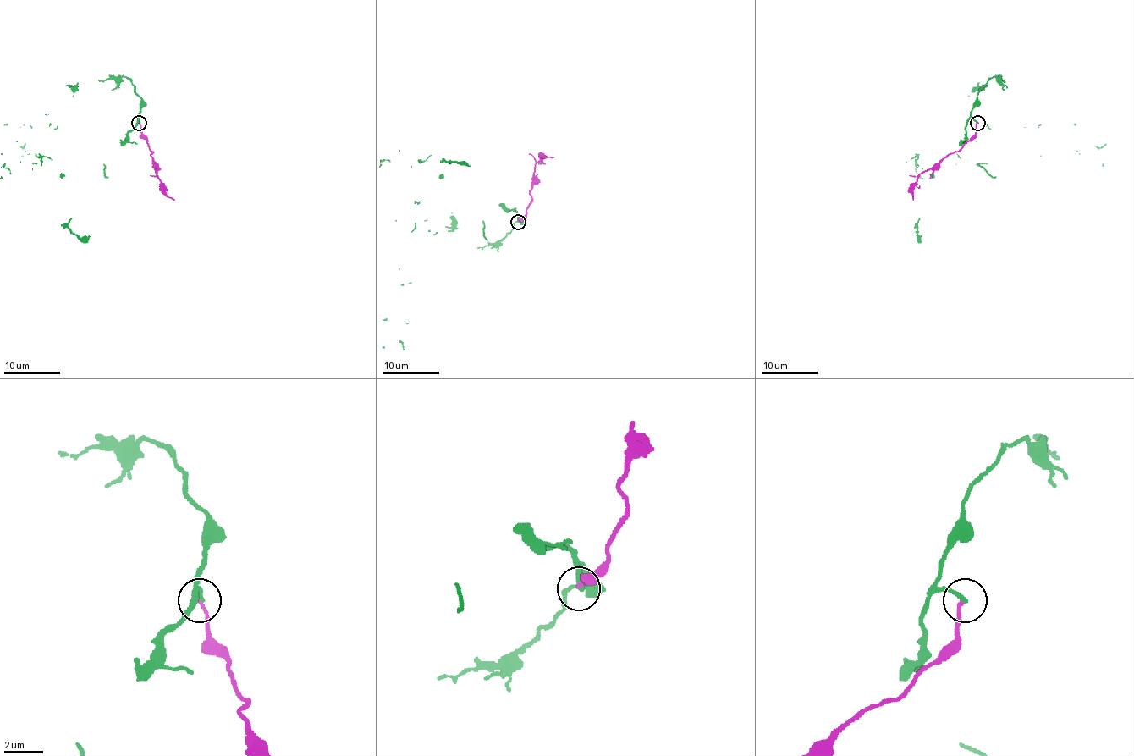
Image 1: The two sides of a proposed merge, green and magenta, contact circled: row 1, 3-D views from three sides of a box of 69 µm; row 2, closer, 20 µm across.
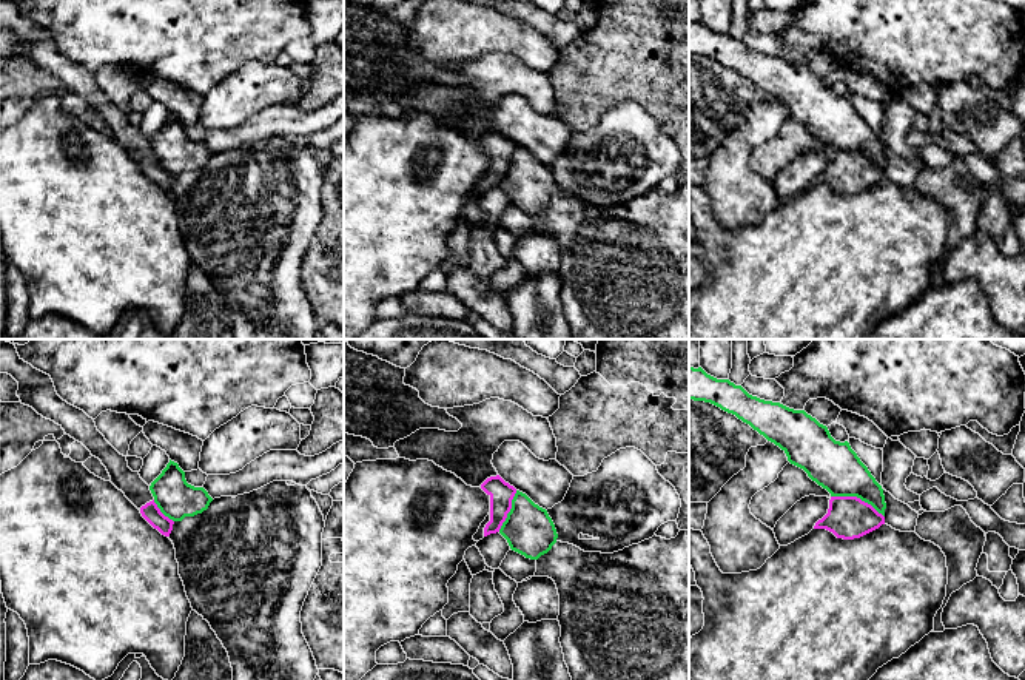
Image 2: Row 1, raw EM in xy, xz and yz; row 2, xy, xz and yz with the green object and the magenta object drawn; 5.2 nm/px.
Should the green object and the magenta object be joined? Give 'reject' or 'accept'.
reject

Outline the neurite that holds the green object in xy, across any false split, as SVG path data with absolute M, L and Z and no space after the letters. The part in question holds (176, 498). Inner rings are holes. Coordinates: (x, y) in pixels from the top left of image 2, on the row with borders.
M171 460L151 483L150 490L160 512L173 521L202 513L213 501L203 487L188 484L185 472Z

